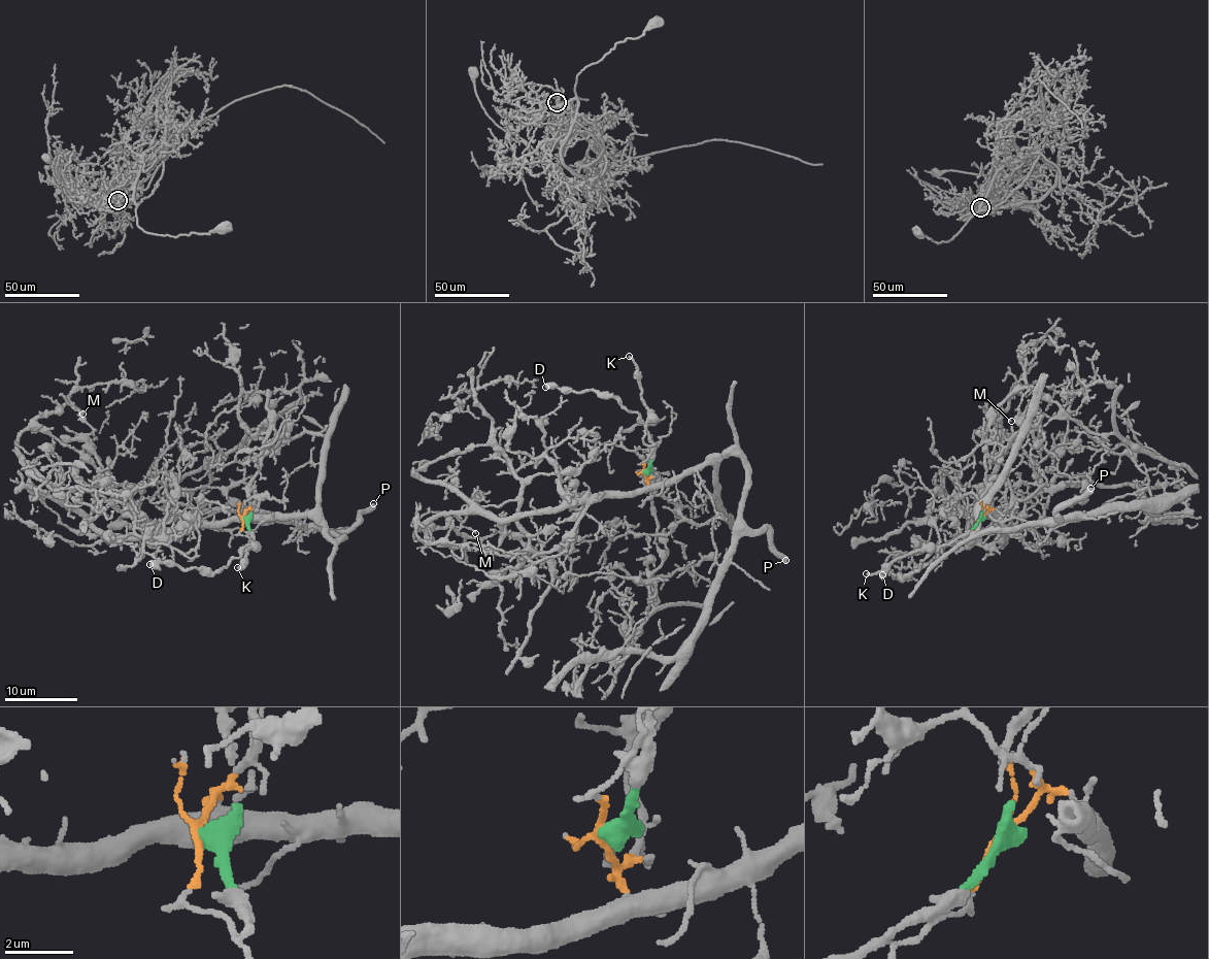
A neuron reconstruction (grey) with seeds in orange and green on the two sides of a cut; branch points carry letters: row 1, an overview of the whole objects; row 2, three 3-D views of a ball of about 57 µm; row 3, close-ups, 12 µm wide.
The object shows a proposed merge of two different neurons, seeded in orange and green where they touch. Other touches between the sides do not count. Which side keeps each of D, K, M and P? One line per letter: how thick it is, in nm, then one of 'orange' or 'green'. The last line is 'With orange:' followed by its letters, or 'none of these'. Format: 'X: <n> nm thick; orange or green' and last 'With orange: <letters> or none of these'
D: 460 nm thick; green
K: 190 nm thick; green
M: 130 nm thick; orange
P: 480 nm thick; orange
With orange: M, P

